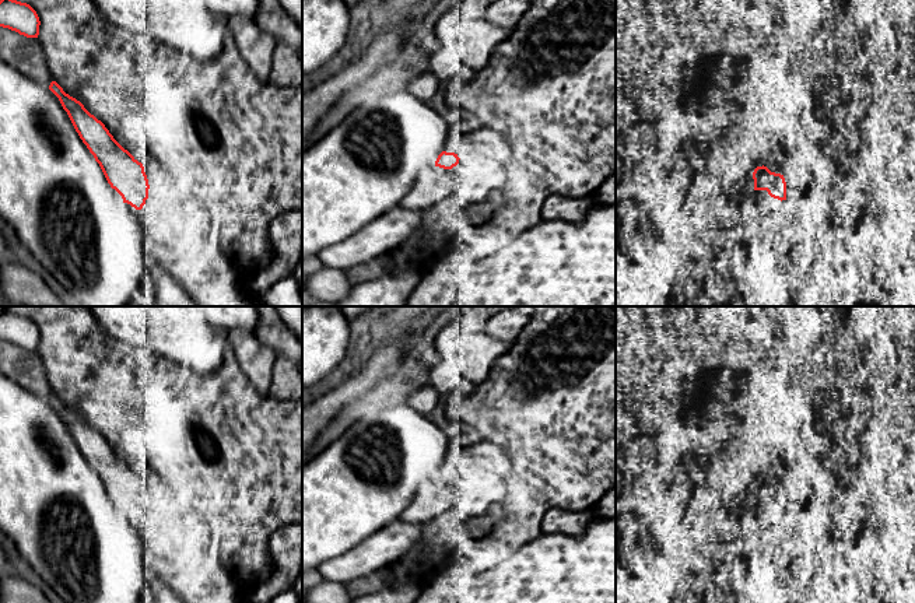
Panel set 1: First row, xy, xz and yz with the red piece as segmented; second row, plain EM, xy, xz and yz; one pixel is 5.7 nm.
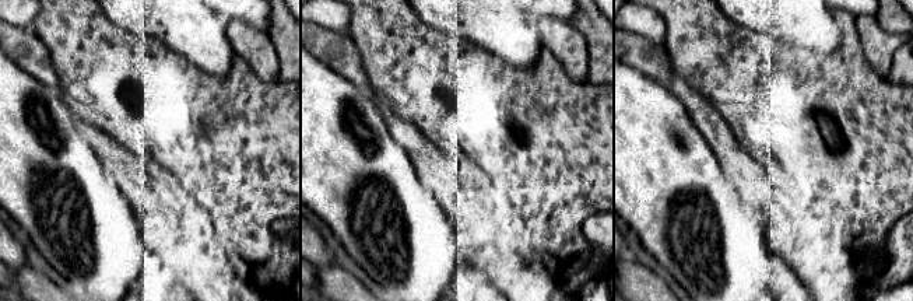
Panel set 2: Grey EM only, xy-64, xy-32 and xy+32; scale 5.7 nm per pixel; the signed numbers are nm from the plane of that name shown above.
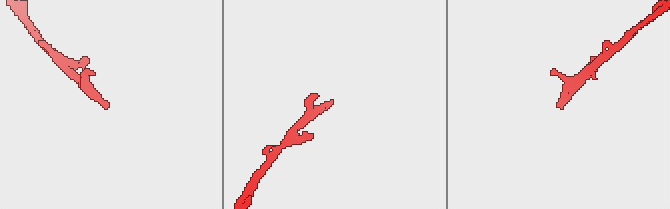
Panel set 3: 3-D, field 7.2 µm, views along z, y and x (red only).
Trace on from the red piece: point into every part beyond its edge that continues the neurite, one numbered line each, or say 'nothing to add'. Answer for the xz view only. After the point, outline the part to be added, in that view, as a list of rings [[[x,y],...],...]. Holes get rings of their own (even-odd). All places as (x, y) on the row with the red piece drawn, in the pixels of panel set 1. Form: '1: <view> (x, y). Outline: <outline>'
1: xz (484, 143). Outline: [[[481,129],[467,132],[467,146],[459,159],[463,162],[469,155],[473,162],[488,158],[484,172],[490,176],[491,186],[501,186],[505,182],[508,166],[512,164],[512,151],[506,137],[495,130]]]

